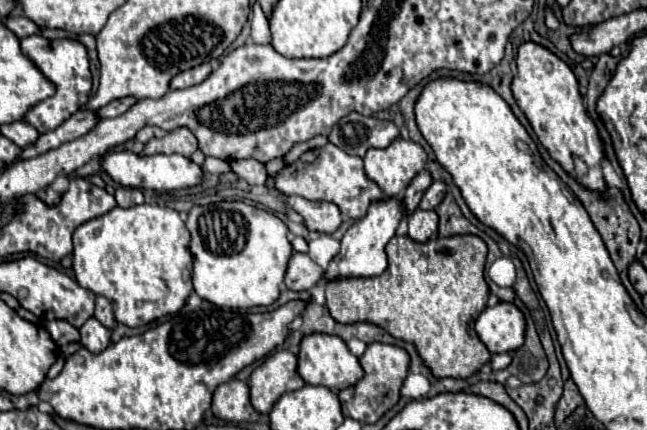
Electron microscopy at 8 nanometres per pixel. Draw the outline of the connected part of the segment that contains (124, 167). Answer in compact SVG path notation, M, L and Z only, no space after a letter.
M120 150L120 152L108 152L102 158L102 170L120 186L130 188L150 188L156 192L170 192L178 188L196 186L202 180L202 168L192 164L188 158L180 154L154 154L154 156L142 156L132 150Z

